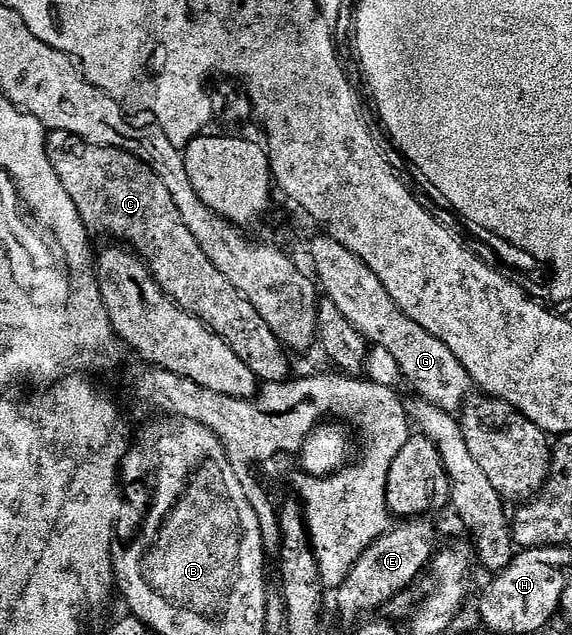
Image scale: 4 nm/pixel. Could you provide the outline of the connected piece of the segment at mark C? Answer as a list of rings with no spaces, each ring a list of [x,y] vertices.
[[[49,131],[46,134],[45,157],[51,161],[63,189],[67,191],[67,197],[71,197],[75,209],[79,209],[79,217],[88,231],[94,236],[110,235],[113,238],[110,240],[132,248],[148,267],[161,292],[211,328],[262,384],[283,383],[290,378],[290,352],[275,337],[275,333],[271,333],[267,321],[255,313],[251,301],[247,301],[237,287],[231,285],[231,281],[227,281],[227,277],[223,277],[223,273],[219,273],[211,261],[207,261],[199,243],[195,237],[191,237],[191,229],[183,225],[183,217],[179,217],[179,209],[175,209],[175,201],[171,201],[167,185],[163,185],[163,181],[146,163],[118,147],[102,147],[93,141],[78,141],[74,135],[62,131]]]

